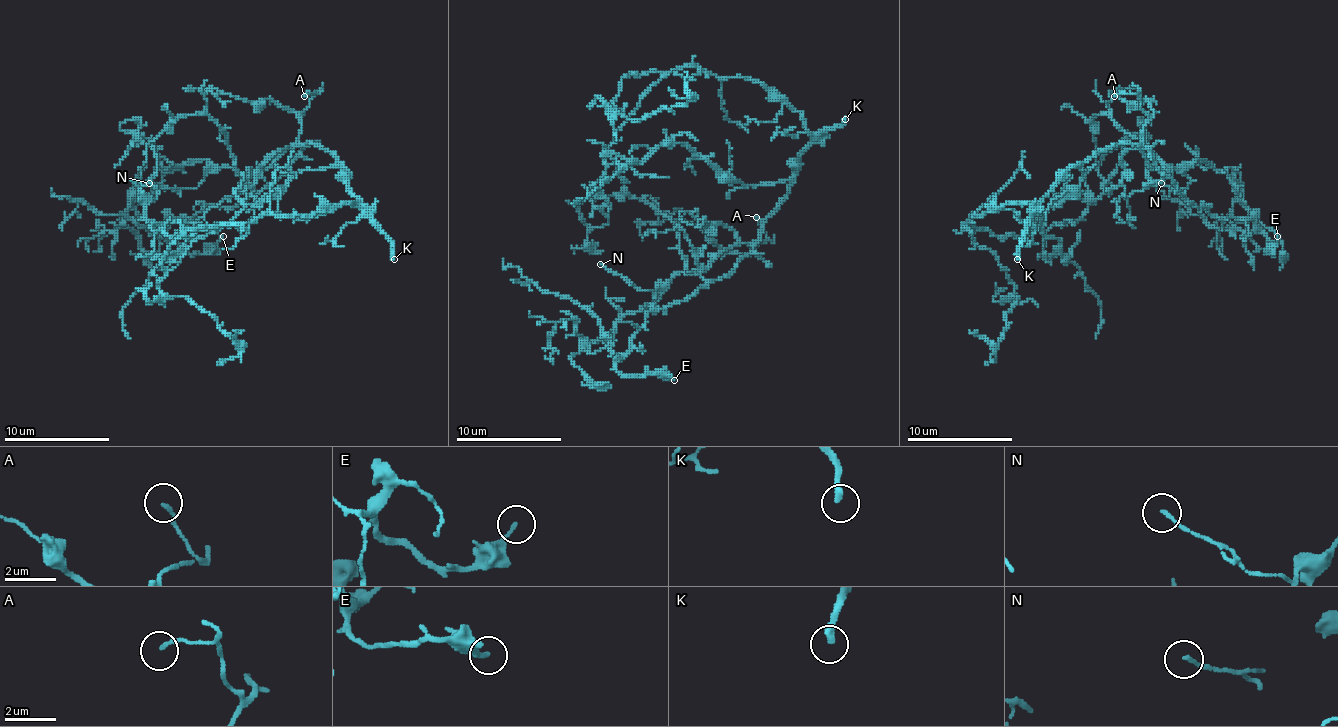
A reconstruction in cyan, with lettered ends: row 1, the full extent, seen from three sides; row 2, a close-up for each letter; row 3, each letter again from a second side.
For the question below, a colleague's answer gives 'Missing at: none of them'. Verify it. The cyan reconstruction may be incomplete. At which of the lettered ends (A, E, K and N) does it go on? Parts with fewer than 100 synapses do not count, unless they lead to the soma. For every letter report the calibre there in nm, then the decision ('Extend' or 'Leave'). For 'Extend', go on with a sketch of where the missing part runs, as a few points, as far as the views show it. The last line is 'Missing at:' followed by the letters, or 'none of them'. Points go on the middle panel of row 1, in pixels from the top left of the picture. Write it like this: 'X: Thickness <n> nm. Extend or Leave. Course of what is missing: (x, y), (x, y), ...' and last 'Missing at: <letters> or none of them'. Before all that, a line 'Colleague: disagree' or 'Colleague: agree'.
Colleague: disagree
A: Thickness 130 nm. Leave
E: Thickness 200 nm. Leave
K: Thickness 260 nm. Extend
N: Thickness 130 nm. Leave
Missing at: K

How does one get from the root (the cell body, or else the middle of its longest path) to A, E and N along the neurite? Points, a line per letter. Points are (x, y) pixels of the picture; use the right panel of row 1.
A: (1067, 172), (1117, 144), (1143, 141), (1143, 125), (1148, 115), (1140, 107), (1140, 99), (1135, 94), (1114, 96)
E: (1067, 172), (1117, 144), (1140, 144), (1196, 207), (1217, 217), (1248, 217), (1272, 241), (1272, 254), (1277, 236)
N: (1067, 172), (1117, 144), (1138, 144), (1151, 167), (1167, 172), (1175, 167), (1190, 180), (1188, 188), (1161, 183)

